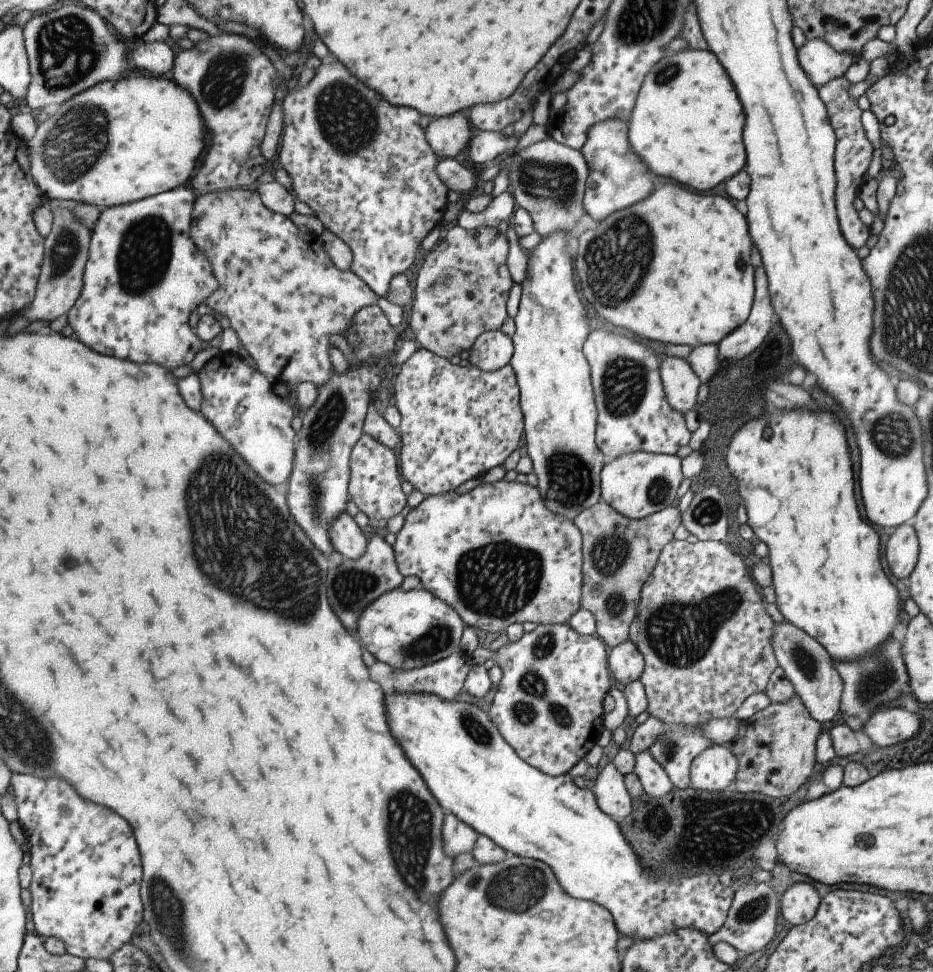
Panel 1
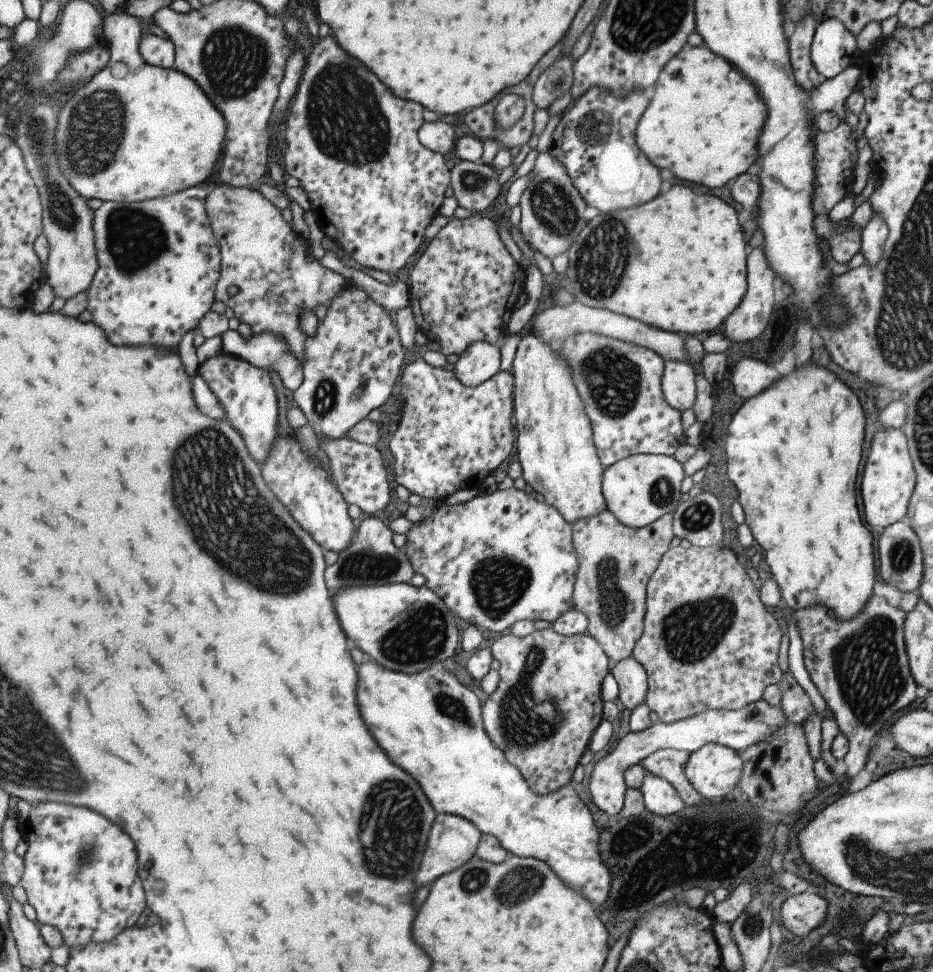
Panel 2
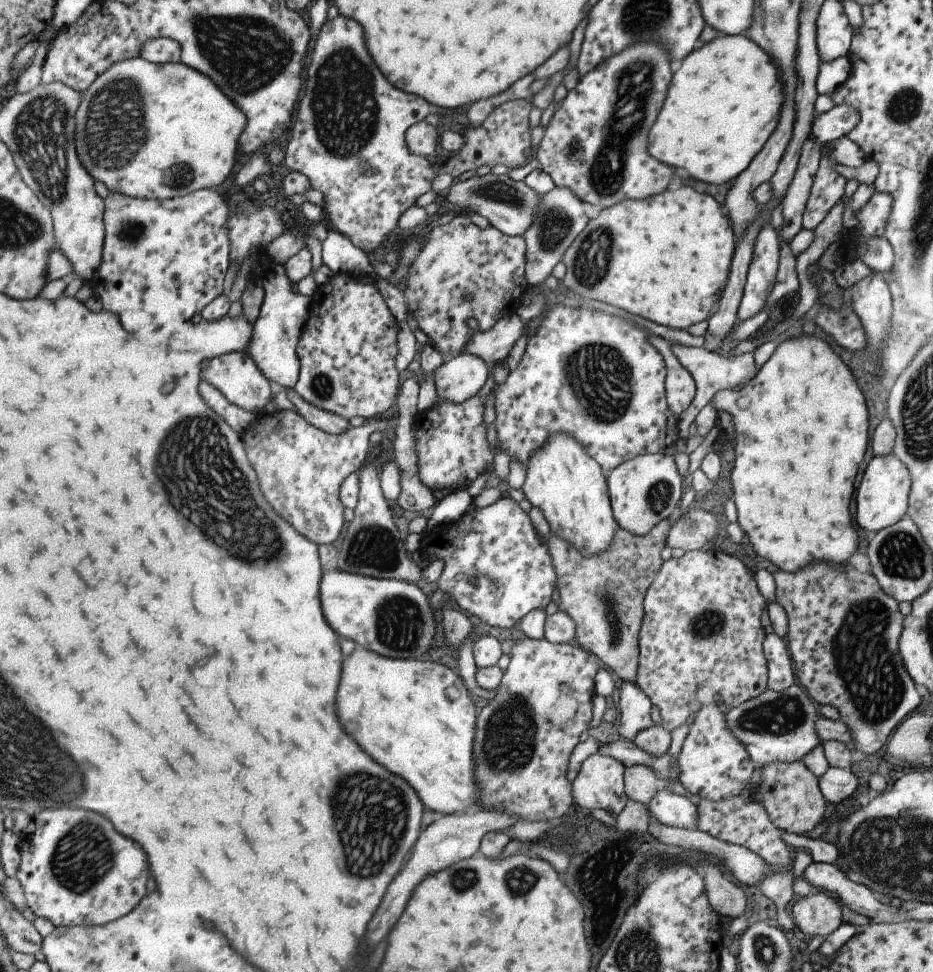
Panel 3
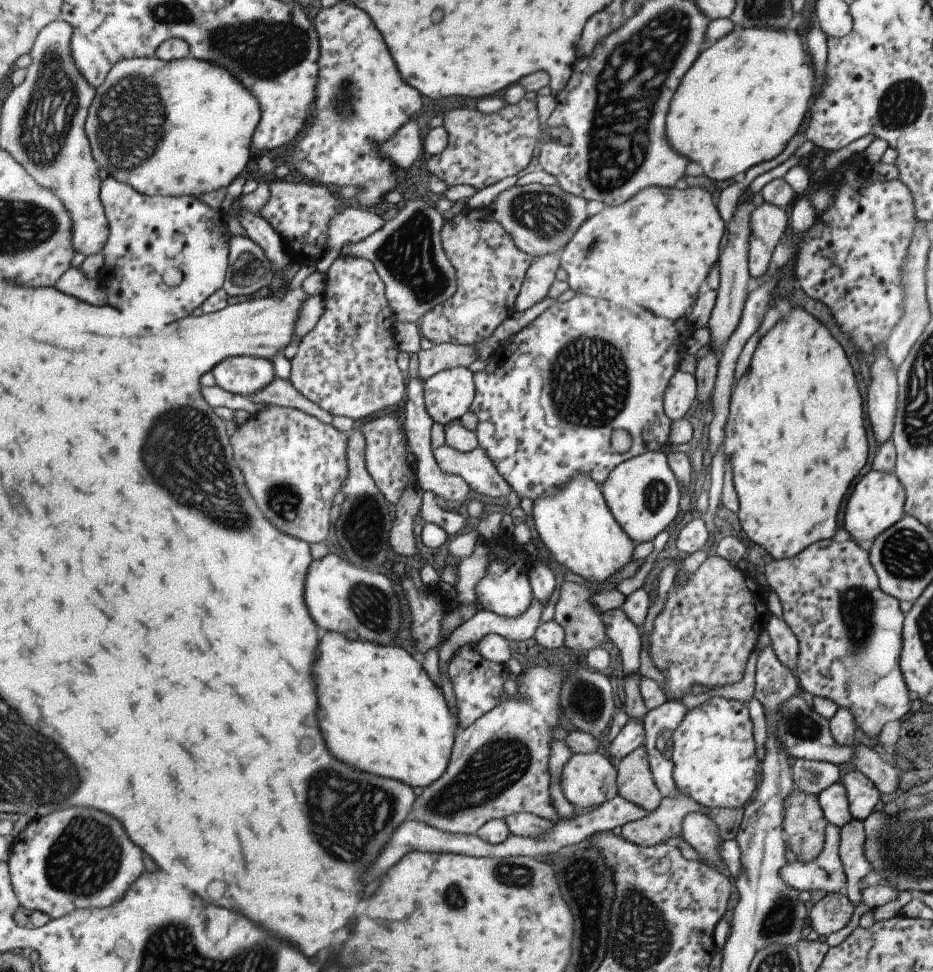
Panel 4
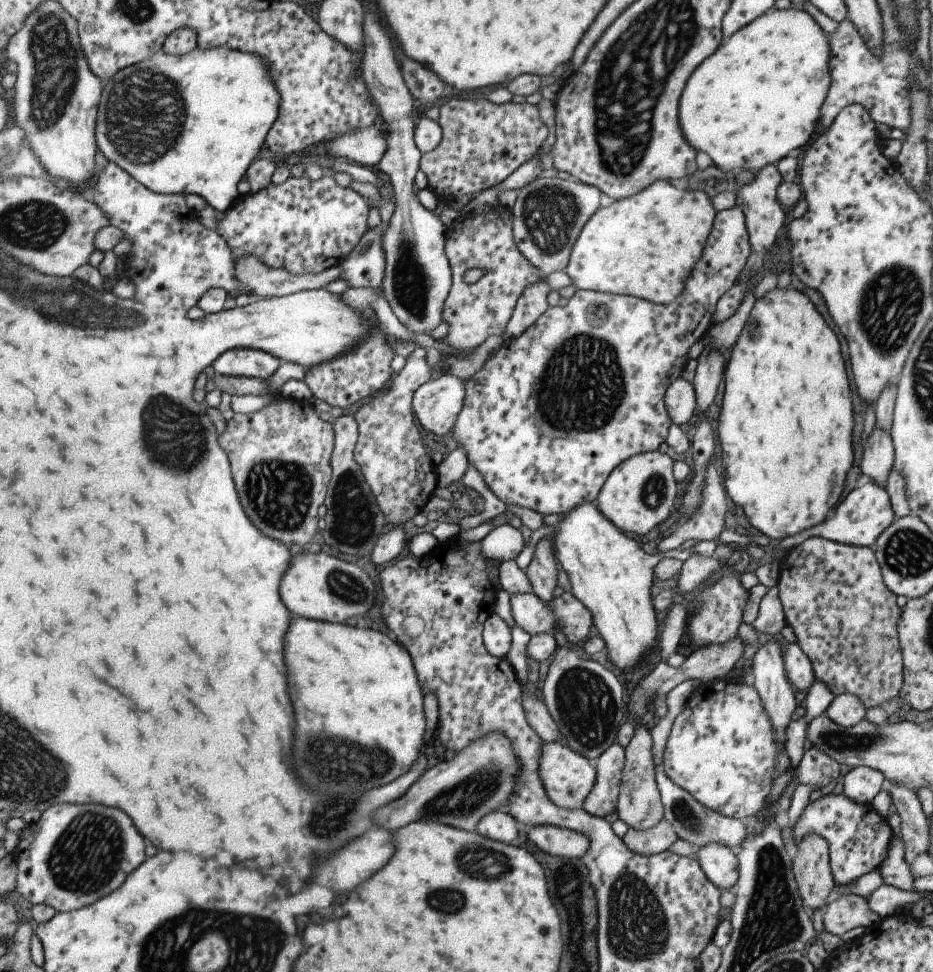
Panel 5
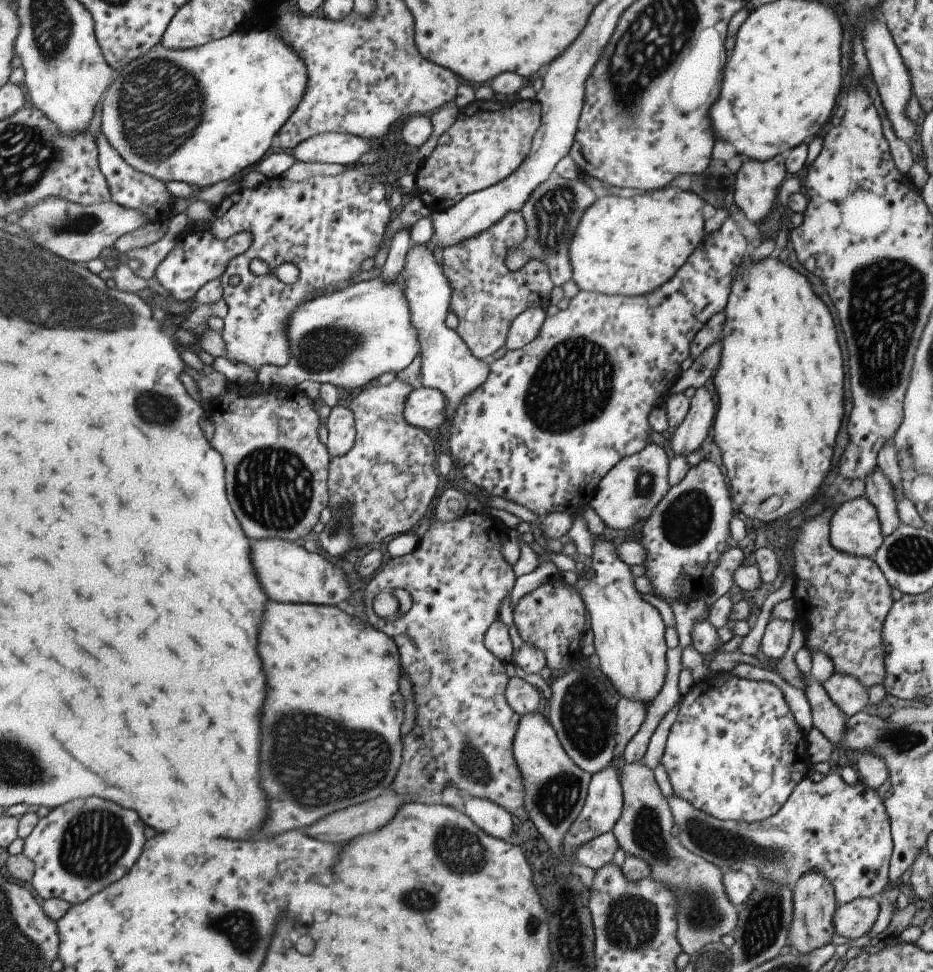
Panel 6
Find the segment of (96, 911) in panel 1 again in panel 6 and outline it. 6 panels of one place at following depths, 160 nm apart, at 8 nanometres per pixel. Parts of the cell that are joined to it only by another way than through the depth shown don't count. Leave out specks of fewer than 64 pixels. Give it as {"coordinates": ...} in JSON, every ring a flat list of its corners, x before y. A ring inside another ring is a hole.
{"coordinates":[[97,796,66,802,41,818,35,830,26,838,24,853,35,861,36,866,31,882,32,889,45,901,62,898,72,905,85,902,94,894,121,880,143,854,145,842,145,822,135,810,125,810,119,804]]}

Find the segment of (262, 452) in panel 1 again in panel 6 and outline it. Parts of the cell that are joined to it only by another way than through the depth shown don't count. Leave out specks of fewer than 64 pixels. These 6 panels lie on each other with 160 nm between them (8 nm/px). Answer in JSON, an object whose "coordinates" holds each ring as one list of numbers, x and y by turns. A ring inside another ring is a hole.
{"coordinates":[[356,165,338,175,315,175,302,181,291,182,282,177,266,179,257,187,240,188,225,196,217,205,209,231,221,240,230,239,240,232,250,232,253,238,250,247,231,260,220,278,224,284,224,300,229,308,221,334,228,351,227,360,242,362,255,369,263,368,265,364,287,366,292,359,288,329,294,313,318,297,353,285,349,280,361,274,363,262,377,256,386,238,387,226,393,219,391,211,383,182,377,176,363,172,363,169,359,170],[255,258,265,262,269,273,255,276,251,272,251,262],[287,262,299,268,299,279,294,284,285,284,275,276,275,268]]}

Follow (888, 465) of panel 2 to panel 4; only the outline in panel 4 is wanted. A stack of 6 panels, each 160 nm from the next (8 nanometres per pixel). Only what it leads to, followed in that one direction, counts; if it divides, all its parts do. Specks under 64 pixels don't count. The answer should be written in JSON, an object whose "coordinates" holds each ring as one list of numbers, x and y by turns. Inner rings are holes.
{"coordinates":[[871,469,851,490,847,498,847,510,843,514,842,528,853,540,873,540,880,532,893,526,901,518,904,505,902,484,893,474]]}

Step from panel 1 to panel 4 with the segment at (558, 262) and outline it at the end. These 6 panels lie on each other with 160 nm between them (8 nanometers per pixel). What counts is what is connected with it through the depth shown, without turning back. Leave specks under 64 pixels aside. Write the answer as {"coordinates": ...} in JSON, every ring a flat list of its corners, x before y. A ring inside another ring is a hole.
{"coordinates":[[582,473,571,476,572,480,557,495,532,502,533,526,544,549,561,568,568,570,568,575,577,574,587,583,598,586,600,592,611,587,607,580,632,560,635,544,612,517,594,480]]}

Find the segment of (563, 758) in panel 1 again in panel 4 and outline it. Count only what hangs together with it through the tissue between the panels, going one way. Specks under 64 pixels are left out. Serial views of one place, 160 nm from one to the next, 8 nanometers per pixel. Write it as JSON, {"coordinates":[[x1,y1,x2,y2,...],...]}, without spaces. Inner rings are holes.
{"coordinates":[[540,661,525,675,521,673,515,675,517,692,523,697,523,702,517,702,509,697,503,704,498,704,482,716,473,726,463,730,456,738,446,773,423,789,415,799,410,818,434,826,443,832,463,835,475,835,486,826,489,819,505,819,509,815,522,812,553,822,559,820,555,809,550,805,550,775,546,764,549,760,550,742,553,740,550,734,551,728,558,727,555,722,557,718,562,718,562,711,558,705,558,692,567,670,562,663]]}

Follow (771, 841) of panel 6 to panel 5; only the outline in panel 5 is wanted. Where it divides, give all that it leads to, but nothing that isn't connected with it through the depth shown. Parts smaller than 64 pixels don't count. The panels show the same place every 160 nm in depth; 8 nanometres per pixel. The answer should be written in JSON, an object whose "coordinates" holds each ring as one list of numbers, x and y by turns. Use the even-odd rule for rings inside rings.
{"coordinates":[[661,765,657,768,654,767,654,779,664,808,663,820,671,825,677,839,689,843,695,850,709,843,723,845,731,850,732,846,736,846,735,848,737,849,740,848,740,844,746,837,744,822,731,817,721,816,715,811,701,806,687,791,675,786,664,775],[841,792,827,793,808,802,791,828,792,843,797,845,806,835,823,837,829,848,834,884,851,887,860,876,878,872,888,853,892,830,870,804,856,803]]}

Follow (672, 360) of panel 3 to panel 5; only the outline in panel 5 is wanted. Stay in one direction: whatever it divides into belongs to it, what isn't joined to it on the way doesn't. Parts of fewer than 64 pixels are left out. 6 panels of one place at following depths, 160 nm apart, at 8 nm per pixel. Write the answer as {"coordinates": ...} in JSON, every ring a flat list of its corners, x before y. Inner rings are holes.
{"coordinates":[[677,377,677,380,665,389,664,407,670,422,677,426,687,422,693,416,695,393,692,384,689,383]]}

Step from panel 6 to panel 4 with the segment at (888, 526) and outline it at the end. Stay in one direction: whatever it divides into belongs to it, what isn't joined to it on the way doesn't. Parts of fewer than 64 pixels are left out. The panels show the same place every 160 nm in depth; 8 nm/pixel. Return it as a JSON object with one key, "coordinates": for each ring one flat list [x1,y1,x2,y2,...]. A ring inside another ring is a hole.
{"coordinates":[[885,346,874,350,874,361,869,366,871,384,867,386,867,420,877,445,891,436,895,418,895,374,887,362]]}

